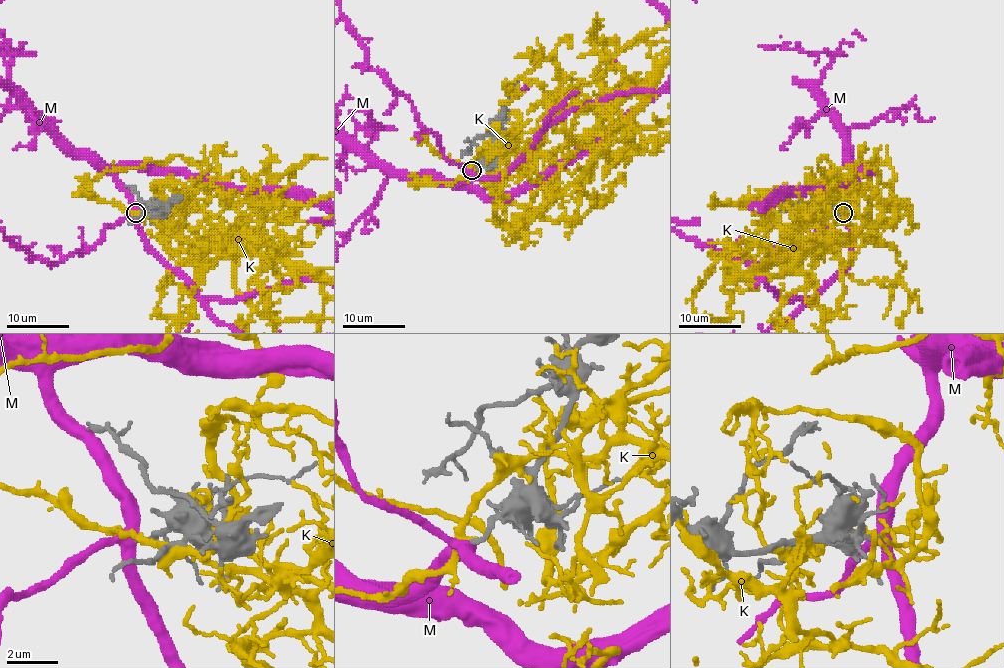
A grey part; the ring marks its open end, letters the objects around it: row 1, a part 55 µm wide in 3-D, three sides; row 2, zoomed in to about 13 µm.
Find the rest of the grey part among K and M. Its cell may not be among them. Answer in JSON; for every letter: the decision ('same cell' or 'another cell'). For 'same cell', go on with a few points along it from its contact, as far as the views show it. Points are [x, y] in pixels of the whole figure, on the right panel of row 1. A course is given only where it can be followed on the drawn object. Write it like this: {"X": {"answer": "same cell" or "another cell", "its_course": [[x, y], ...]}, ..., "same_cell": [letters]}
{"K": {"answer": "another cell"}, "M": {"answer": "another cell"}, "same_cell": []}

